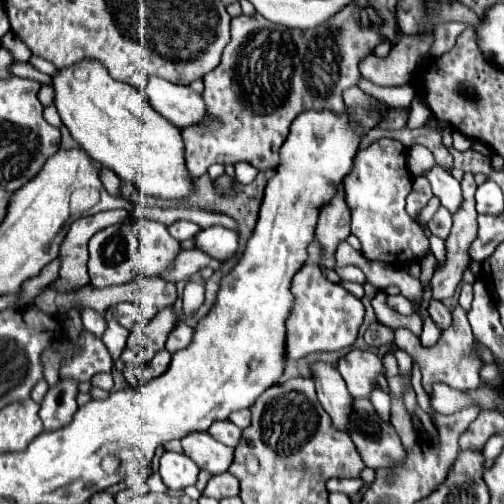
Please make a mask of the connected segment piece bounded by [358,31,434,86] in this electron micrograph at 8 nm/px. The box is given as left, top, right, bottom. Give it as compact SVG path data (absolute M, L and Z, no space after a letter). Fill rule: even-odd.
M432 31L418 35L402 34L386 58L378 58L374 52L368 54L358 64L360 74L378 86L394 86L396 82L406 84L419 71L421 58L433 41Z

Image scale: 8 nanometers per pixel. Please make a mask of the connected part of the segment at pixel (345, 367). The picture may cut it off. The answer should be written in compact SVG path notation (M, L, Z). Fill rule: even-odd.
M352 348L350 352L346 352L336 368L340 370L350 394L354 398L368 398L372 388L374 388L374 382L380 374L384 374L384 366L382 366L382 358L376 356L374 352L368 352L368 350L358 350L358 348Z

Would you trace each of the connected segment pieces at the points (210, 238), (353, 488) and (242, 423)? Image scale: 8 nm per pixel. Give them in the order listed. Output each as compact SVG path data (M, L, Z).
M210 226L196 234L194 244L198 250L216 260L228 260L236 252L236 232L224 226Z
M332 478L332 480L328 480L328 490L330 492L344 492L350 498L354 498L360 492L362 484L364 482L360 478Z
M248 408L236 410L236 412L232 412L232 414L228 416L228 420L234 422L238 428L246 428L246 426L250 426L250 410L248 410Z

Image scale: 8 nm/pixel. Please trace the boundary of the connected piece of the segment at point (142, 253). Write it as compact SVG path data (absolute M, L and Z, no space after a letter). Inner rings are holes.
M136 218L136 222L114 224L96 232L96 236L88 242L88 274L90 284L94 288L114 286L132 282L136 276L158 276L160 272L172 266L172 260L180 252L178 242L168 234L166 226L150 220L150 218Z

